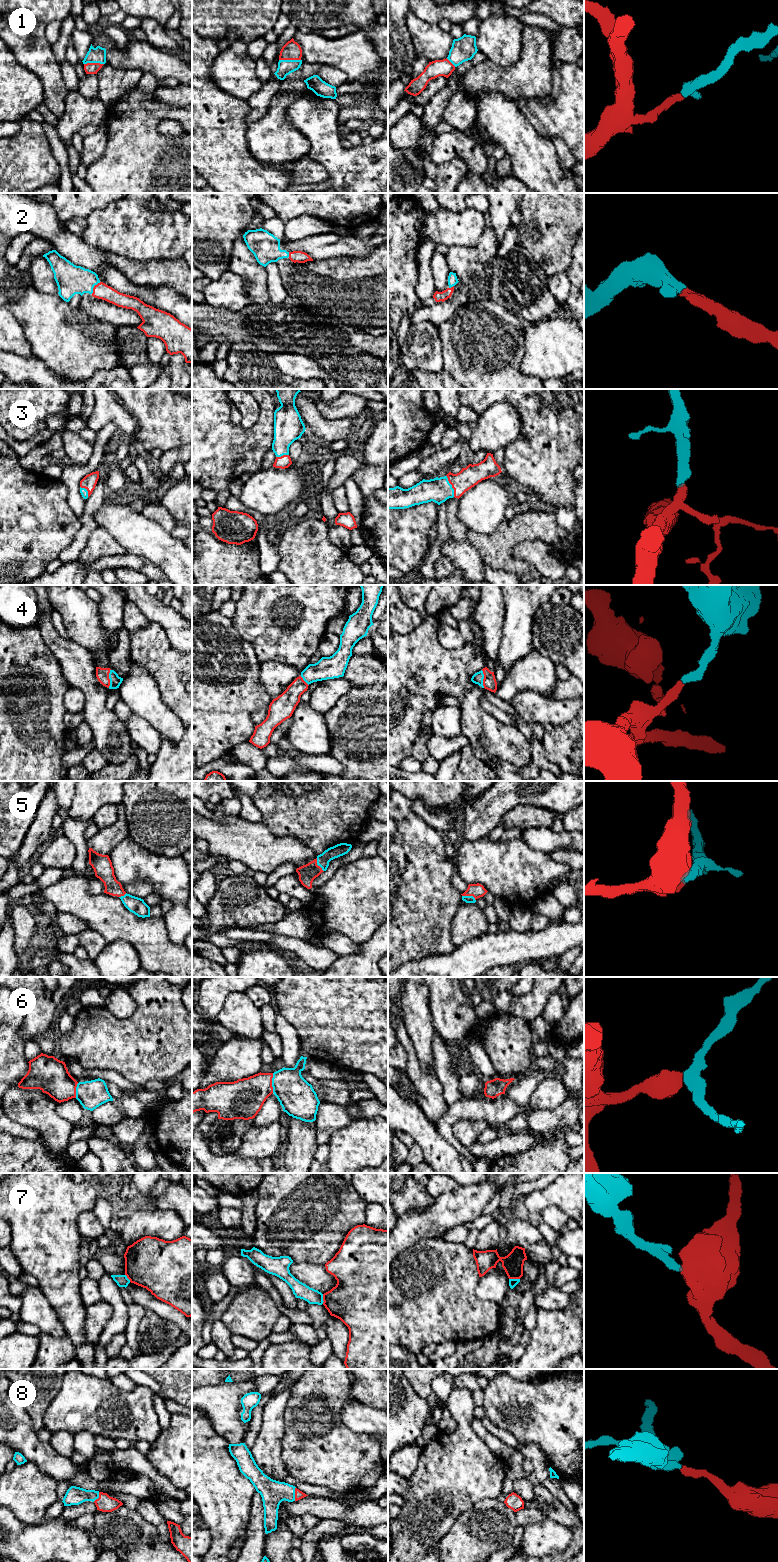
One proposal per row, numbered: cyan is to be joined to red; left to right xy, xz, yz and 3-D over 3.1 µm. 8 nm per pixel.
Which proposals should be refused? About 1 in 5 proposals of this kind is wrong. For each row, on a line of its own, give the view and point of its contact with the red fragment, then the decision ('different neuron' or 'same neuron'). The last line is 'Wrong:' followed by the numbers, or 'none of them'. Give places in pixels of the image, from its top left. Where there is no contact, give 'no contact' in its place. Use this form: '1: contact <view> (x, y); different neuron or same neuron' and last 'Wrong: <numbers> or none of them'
1: contact xz (290, 59); same neuron
2: contact xy (94, 287); same neuron
3: contact yz (452, 486); same neuron
4: contact xy (108, 678); same neuron
5: contact yz (469, 895); same neuron
6: contact xz (271, 1083); same neuron
7: contact yz (514, 1278); different neuron
8: contact xz (295, 1494); same neuron
Wrong: 7

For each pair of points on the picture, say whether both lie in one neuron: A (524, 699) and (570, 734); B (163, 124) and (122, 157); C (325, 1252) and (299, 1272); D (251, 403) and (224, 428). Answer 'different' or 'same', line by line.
A: different
B: different
C: different
D: different

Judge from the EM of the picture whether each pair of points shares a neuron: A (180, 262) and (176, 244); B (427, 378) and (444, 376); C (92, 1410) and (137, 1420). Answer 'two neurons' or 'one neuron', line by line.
A: two neurons
B: one neuron
C: one neuron

